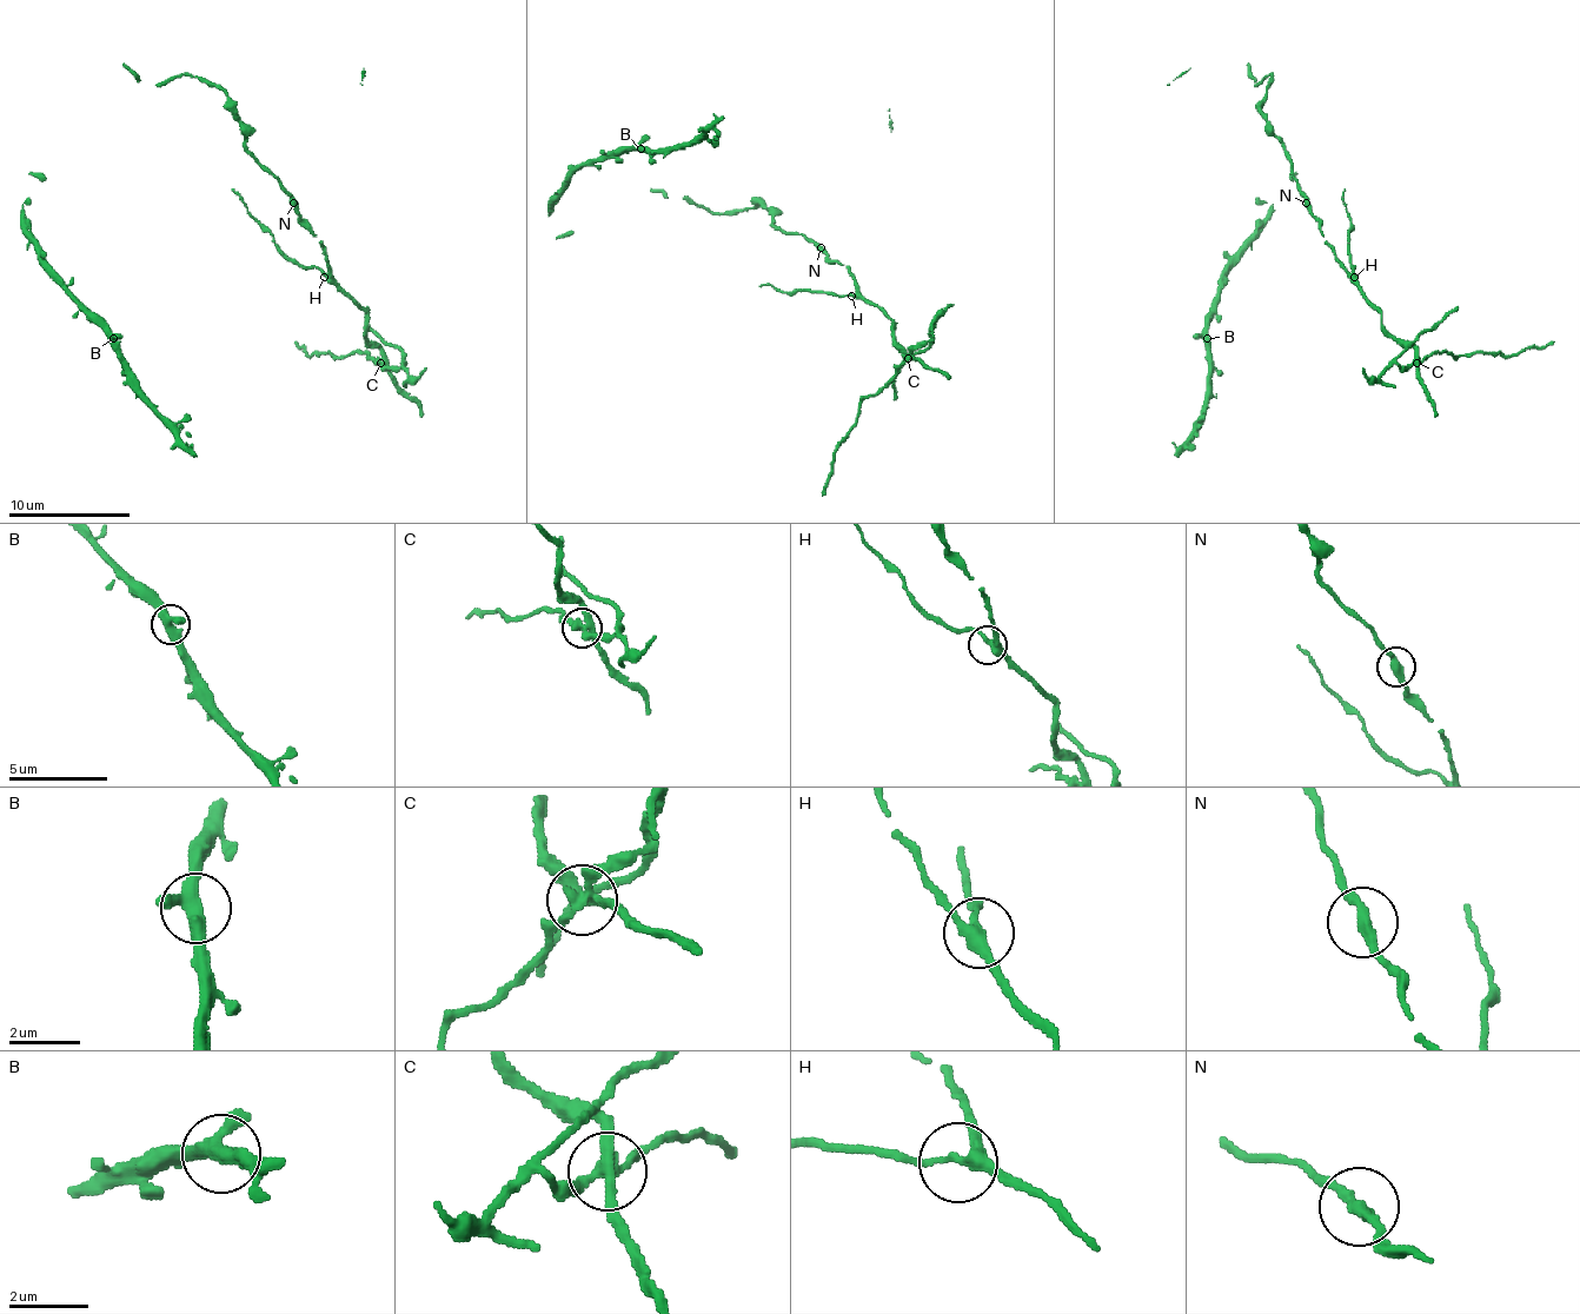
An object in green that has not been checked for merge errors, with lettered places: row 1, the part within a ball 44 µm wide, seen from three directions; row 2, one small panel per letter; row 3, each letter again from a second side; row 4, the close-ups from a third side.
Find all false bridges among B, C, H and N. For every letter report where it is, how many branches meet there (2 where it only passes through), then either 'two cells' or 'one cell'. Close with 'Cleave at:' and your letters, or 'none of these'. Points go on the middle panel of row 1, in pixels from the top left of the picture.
B: place (641, 148); branches 3; one cell
C: place (908, 358); branches 4; two cells
H: place (851, 296); branches 3; one cell
N: place (821, 247); branches 2; one cell
Cleave at: C

